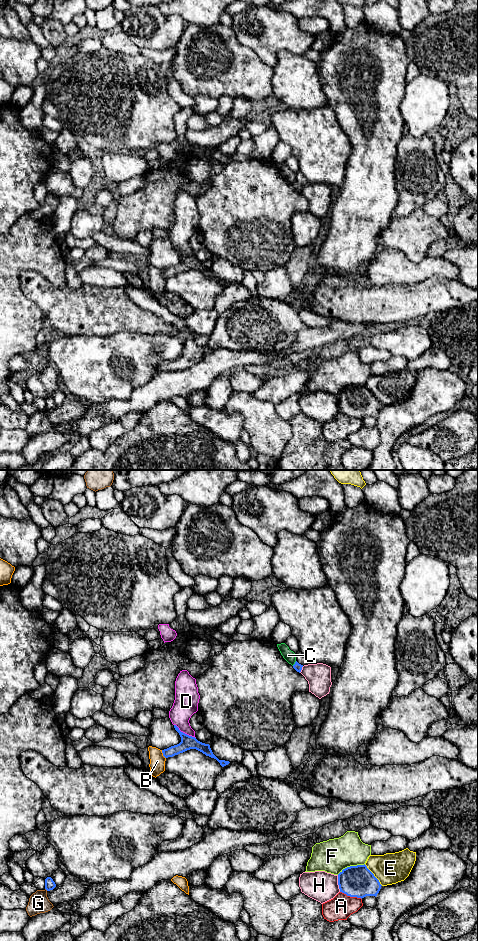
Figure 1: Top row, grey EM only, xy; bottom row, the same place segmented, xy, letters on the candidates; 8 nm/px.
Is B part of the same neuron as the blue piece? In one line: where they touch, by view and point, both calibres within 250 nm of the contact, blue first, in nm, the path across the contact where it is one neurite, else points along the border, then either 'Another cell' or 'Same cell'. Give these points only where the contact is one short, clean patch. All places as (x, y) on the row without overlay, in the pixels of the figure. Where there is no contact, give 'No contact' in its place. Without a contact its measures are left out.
Touches blue at xy (163, 274). Thickness 110 nm (blue) against 130 nm. Boundary: xy (161, 270), (165, 278). Another cell

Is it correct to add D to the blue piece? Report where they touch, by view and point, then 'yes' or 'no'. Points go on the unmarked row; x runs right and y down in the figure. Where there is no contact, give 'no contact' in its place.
contact xy (184, 253); no

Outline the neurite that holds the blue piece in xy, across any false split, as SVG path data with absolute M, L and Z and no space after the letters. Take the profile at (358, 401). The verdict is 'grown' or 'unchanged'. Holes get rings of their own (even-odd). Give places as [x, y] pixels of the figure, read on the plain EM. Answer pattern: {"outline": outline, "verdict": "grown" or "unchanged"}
{"outline": "M364 385L350 386L338 394L340 412L350 417L377 416L381 409L379 400Z", "verdict": "unchanged"}

